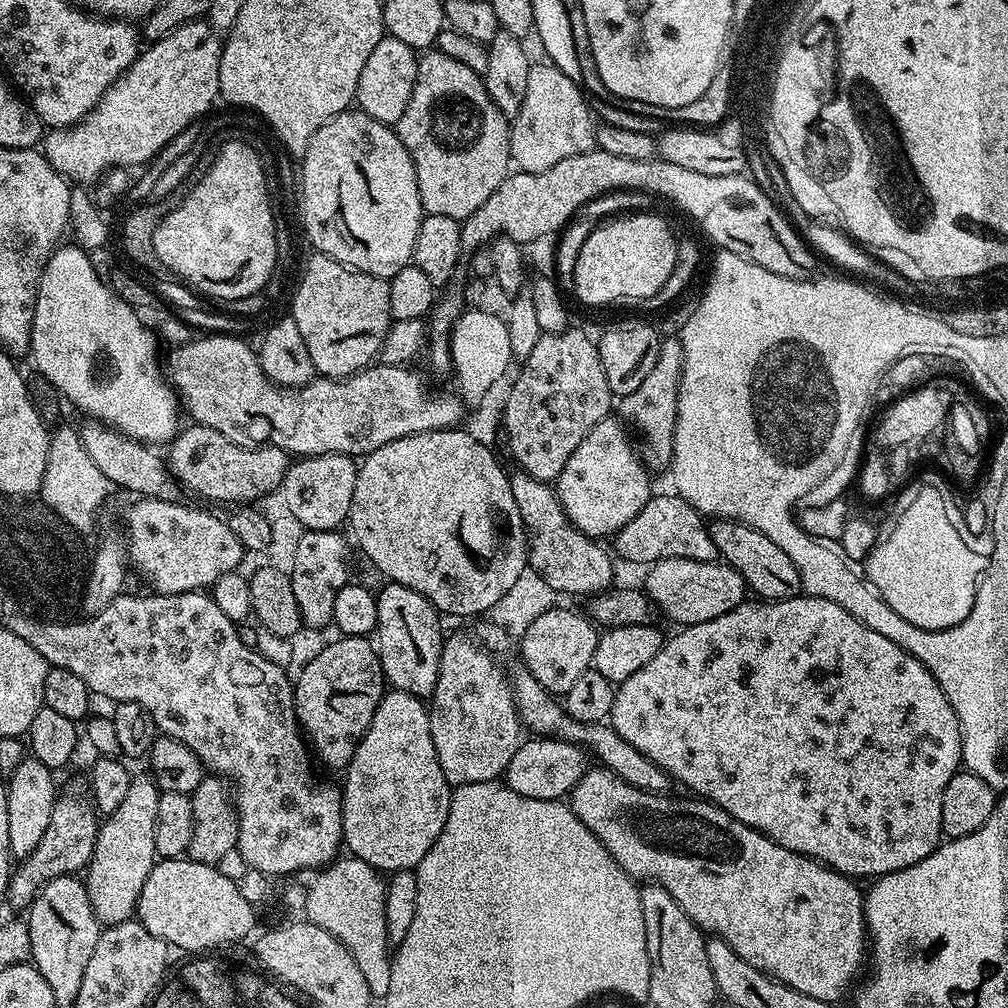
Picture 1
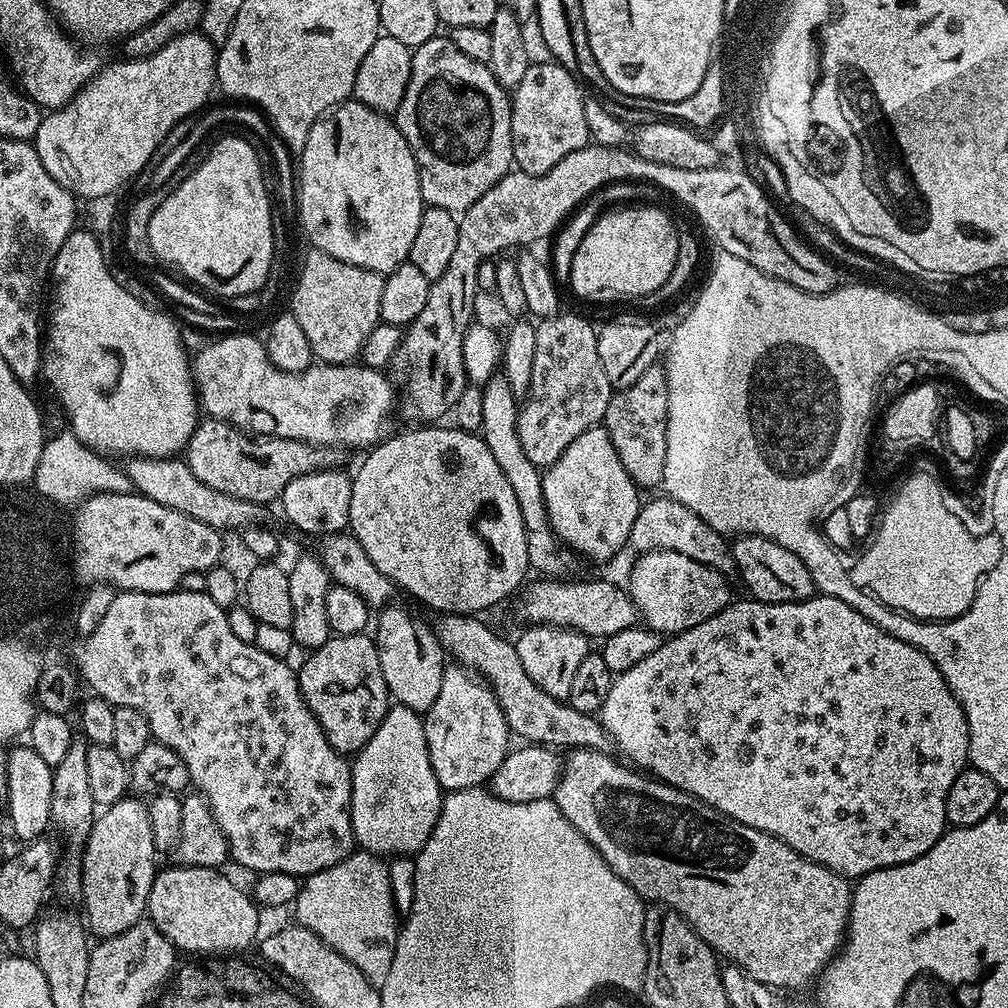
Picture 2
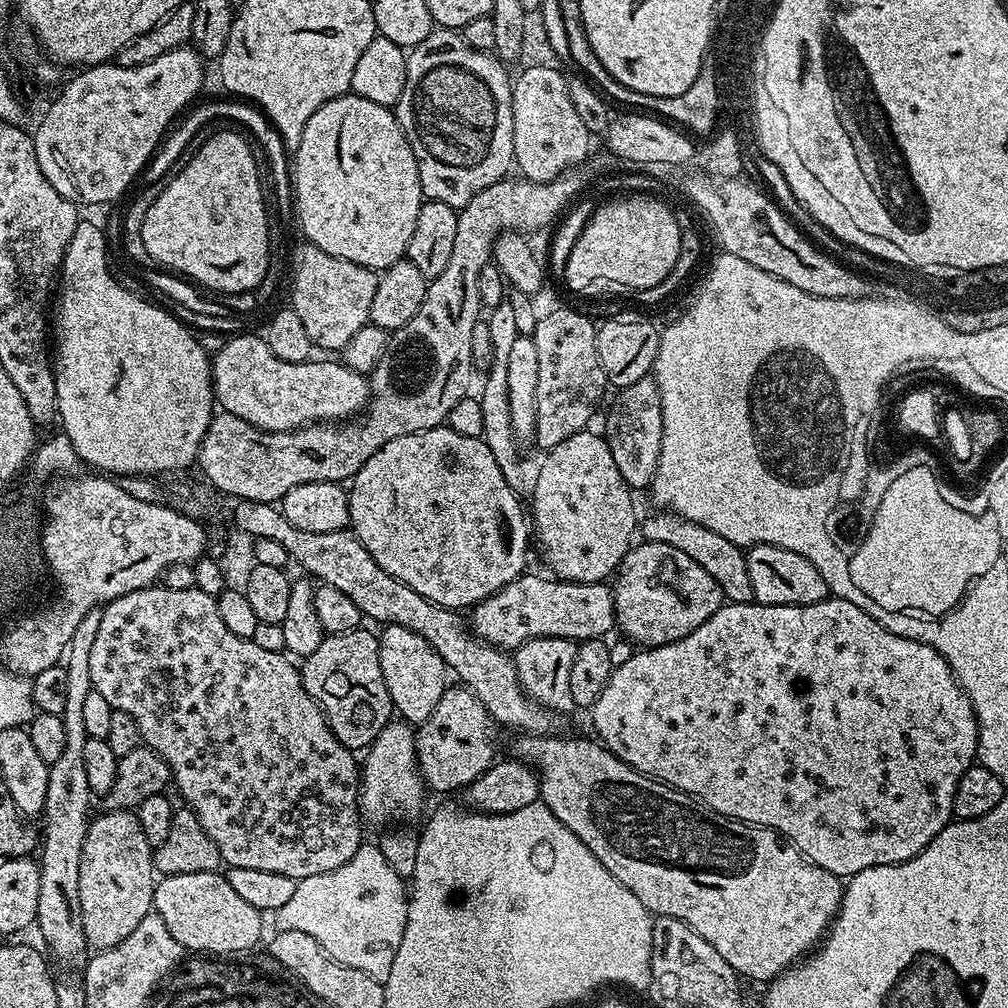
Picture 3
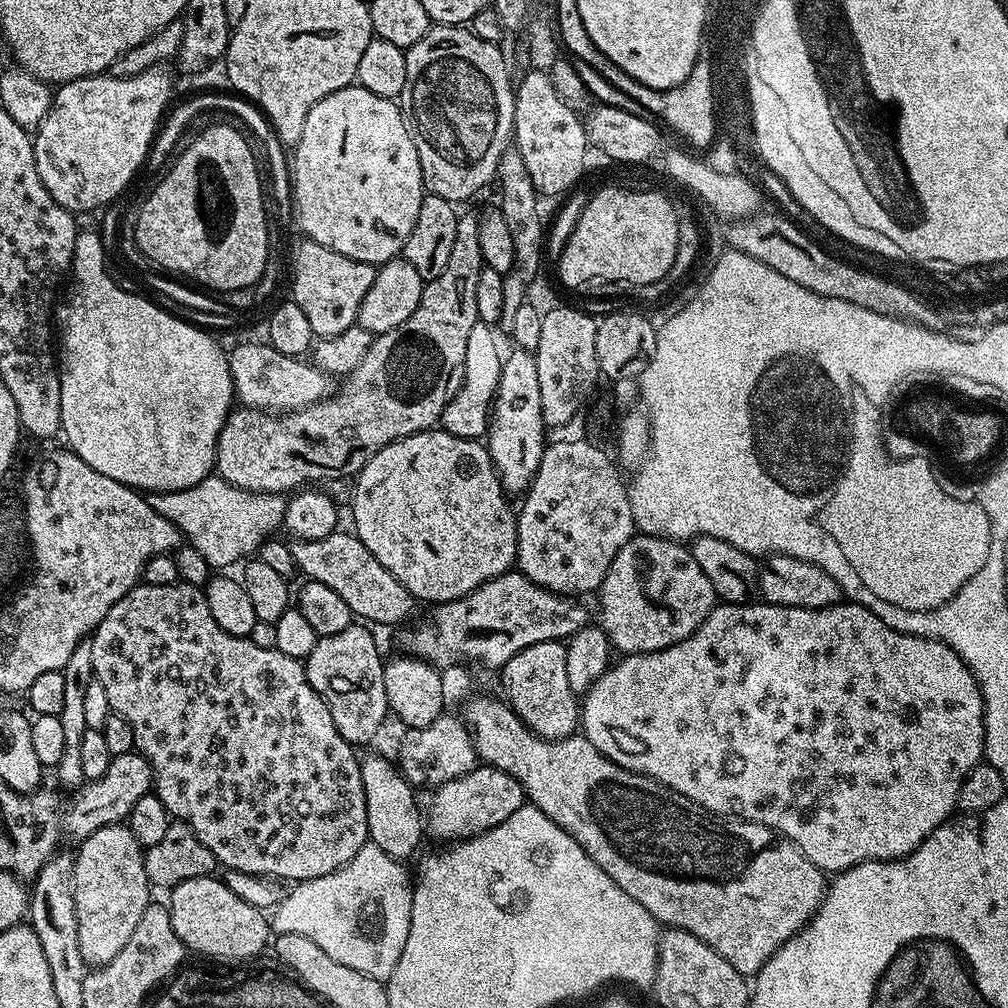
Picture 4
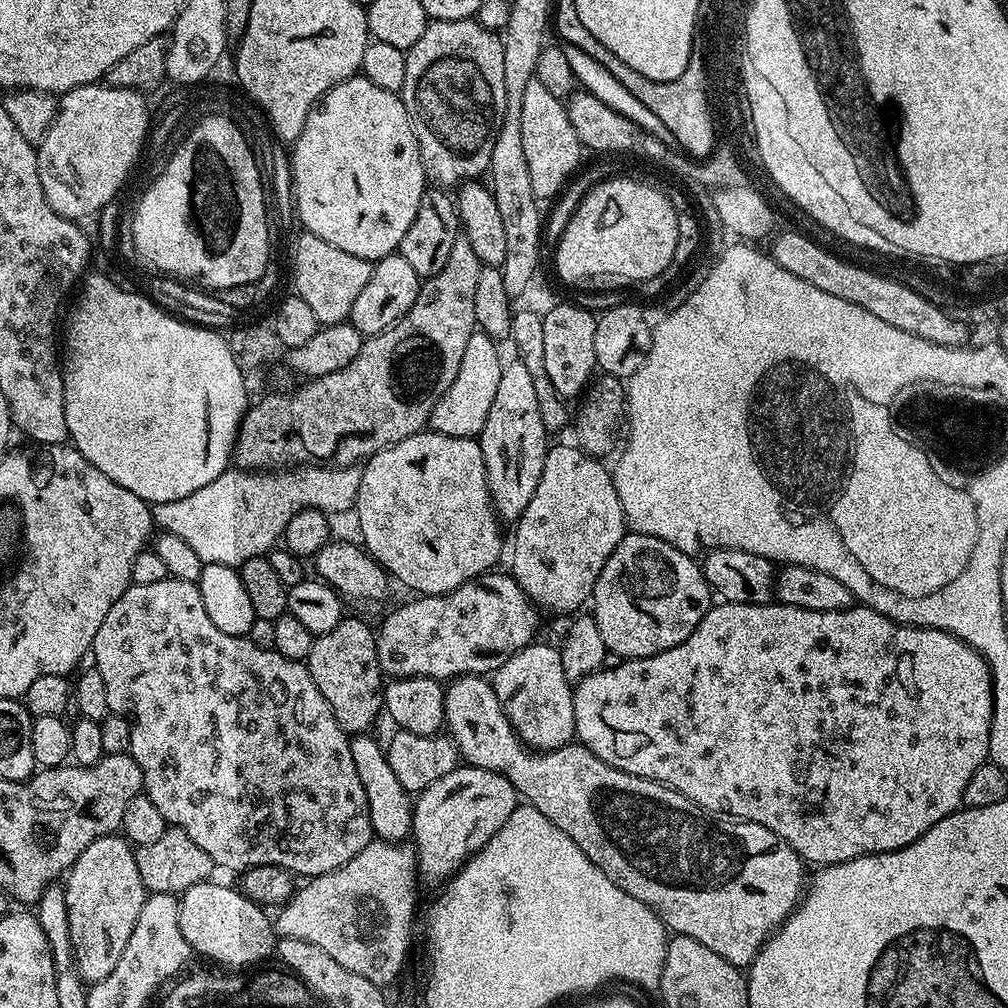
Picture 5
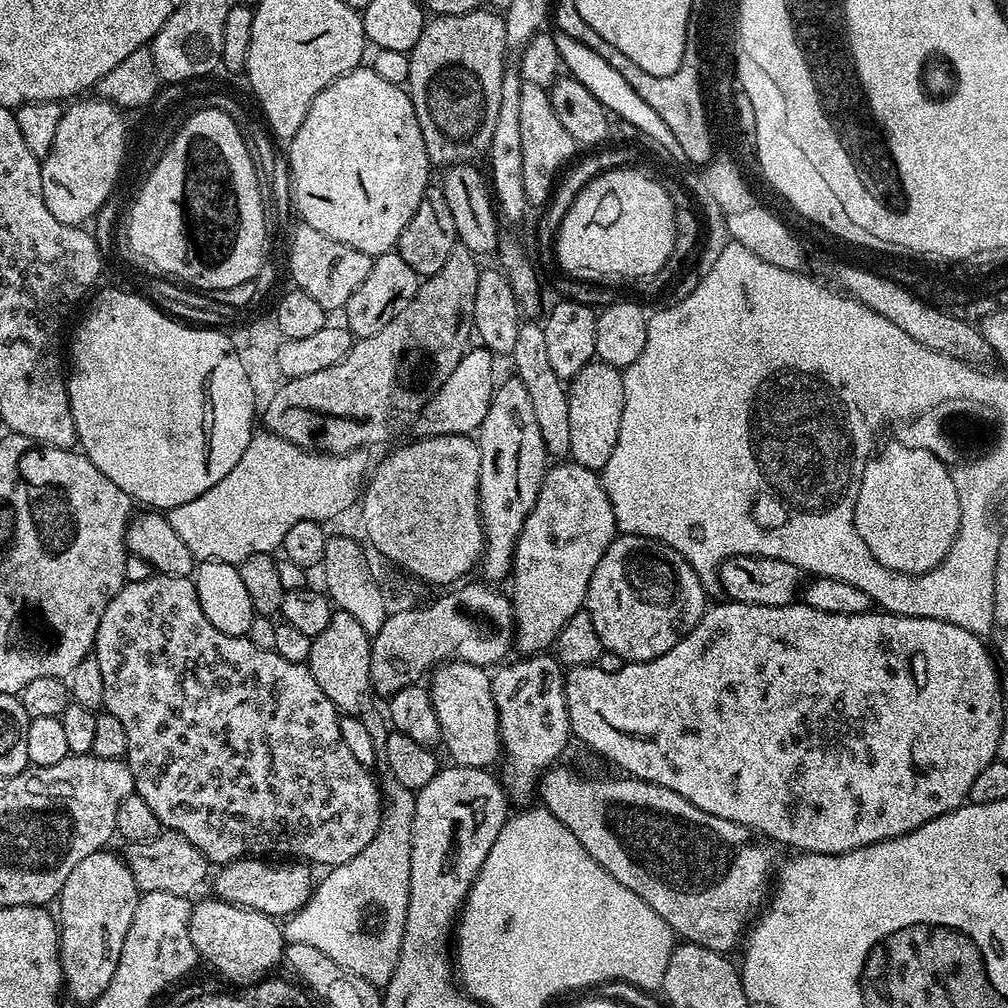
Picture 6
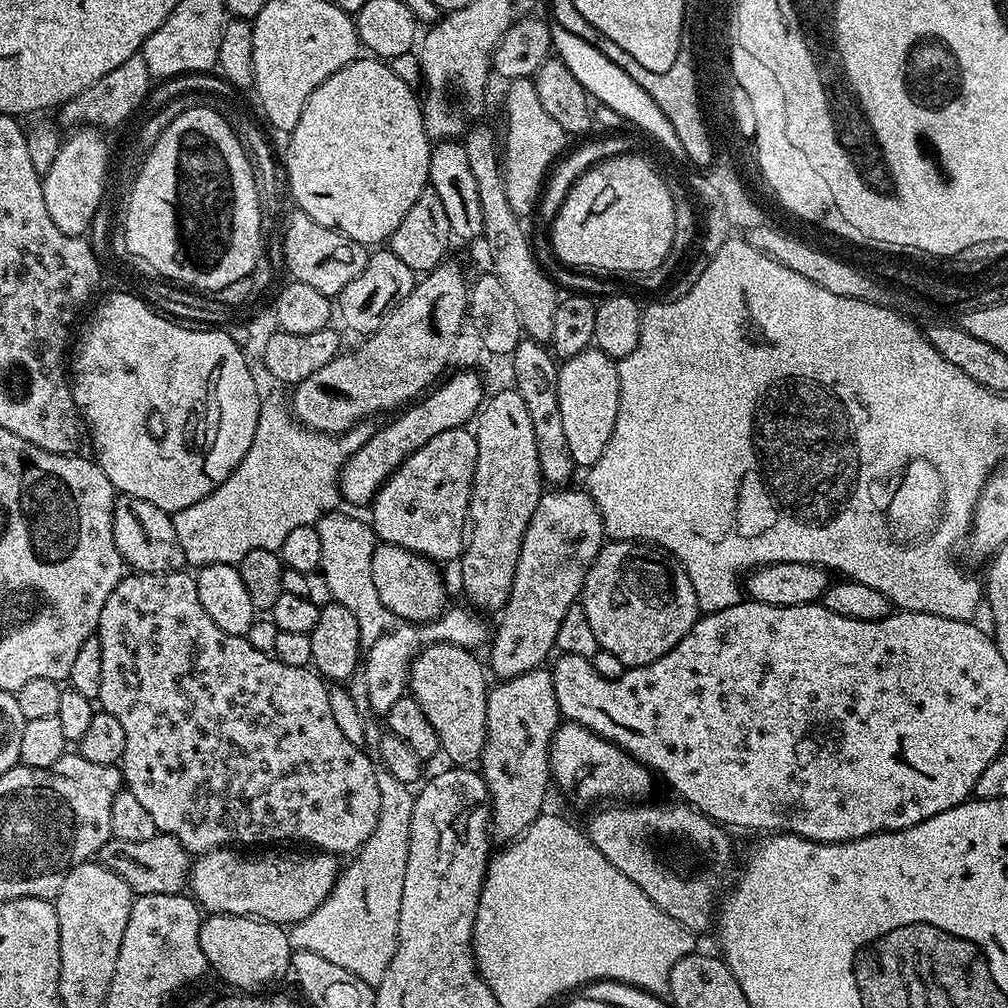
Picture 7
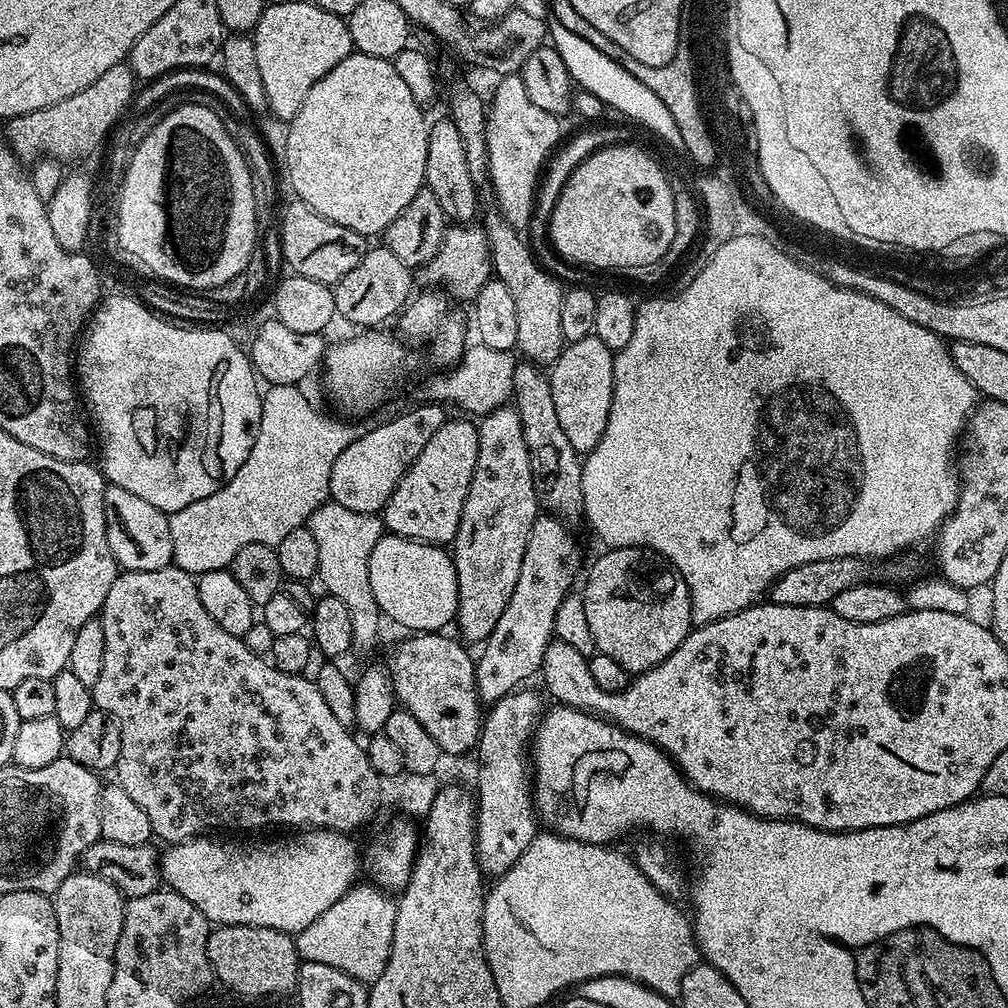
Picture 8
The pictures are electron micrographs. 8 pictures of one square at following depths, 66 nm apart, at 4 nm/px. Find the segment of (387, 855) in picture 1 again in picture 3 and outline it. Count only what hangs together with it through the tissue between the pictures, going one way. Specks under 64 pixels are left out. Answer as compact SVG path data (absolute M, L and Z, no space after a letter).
M390 722L378 734L378 738L366 750L368 756L362 760L362 771L360 773L360 814L365 821L372 824L384 824L392 822L408 822L411 816L420 812L424 804L424 792L426 785L423 776L420 774L420 767L416 761L416 734L413 725L407 722Z

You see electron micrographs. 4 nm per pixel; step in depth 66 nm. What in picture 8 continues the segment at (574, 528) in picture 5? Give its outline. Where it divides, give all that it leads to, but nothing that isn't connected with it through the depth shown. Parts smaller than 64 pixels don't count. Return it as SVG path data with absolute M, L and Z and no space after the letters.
M551 514L537 515L526 542L518 586L514 586L514 595L506 602L498 626L483 641L480 656L478 652L476 693L480 695L481 705L497 704L506 694L527 685L528 679L540 671L546 646L554 638L554 614L558 614L558 606L573 591L572 579L580 568L580 552L568 537L568 528L565 521Z

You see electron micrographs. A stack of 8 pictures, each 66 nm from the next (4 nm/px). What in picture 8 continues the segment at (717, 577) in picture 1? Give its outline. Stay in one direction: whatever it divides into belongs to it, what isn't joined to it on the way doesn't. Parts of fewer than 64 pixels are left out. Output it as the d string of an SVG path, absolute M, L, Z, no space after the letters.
M647 548L604 550L584 580L582 595L597 653L612 658L629 674L645 672L670 658L694 627L686 582L663 556Z

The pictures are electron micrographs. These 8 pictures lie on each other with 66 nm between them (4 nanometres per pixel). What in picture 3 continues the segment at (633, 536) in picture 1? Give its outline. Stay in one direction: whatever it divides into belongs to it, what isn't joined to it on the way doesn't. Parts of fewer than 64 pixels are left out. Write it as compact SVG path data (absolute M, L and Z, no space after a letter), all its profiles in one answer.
M664 510L657 511L655 514L657 516L648 516L645 520L643 517L642 536L644 532L645 541L653 540L669 544L682 550L682 554L694 558L694 562L698 562L698 566L702 566L702 570L706 570L706 574L710 574L714 582L718 582L718 586L731 603L753 603L754 589L751 588L750 578L746 574L744 552L737 544L729 542L727 538L722 538L722 534L714 534L714 530L706 530L706 526L698 526L694 522L683 520L681 516L669 514Z

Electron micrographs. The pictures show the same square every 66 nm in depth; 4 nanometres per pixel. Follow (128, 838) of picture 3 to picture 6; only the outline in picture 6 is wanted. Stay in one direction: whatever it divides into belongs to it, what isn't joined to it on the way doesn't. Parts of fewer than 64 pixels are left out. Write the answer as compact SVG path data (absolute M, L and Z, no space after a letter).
M112 850L90 854L90 858L82 858L82 862L70 870L70 878L66 878L58 897L60 974L67 995L69 992L78 1003L95 1005L102 990L110 986L110 978L114 978L114 970L118 970L126 930L130 930L141 895L134 874L130 874L123 859Z

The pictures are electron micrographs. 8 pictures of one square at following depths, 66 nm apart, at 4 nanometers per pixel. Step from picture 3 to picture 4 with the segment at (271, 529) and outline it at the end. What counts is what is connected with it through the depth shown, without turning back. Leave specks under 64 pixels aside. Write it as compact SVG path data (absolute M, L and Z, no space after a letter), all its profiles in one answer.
M337 530L326 538L313 540L292 540L288 544L301 577L322 582L322 586L330 586L350 606L353 617L367 622L369 625L396 624L403 625L413 619L412 611L418 607L416 597L362 546L362 542L351 531Z

